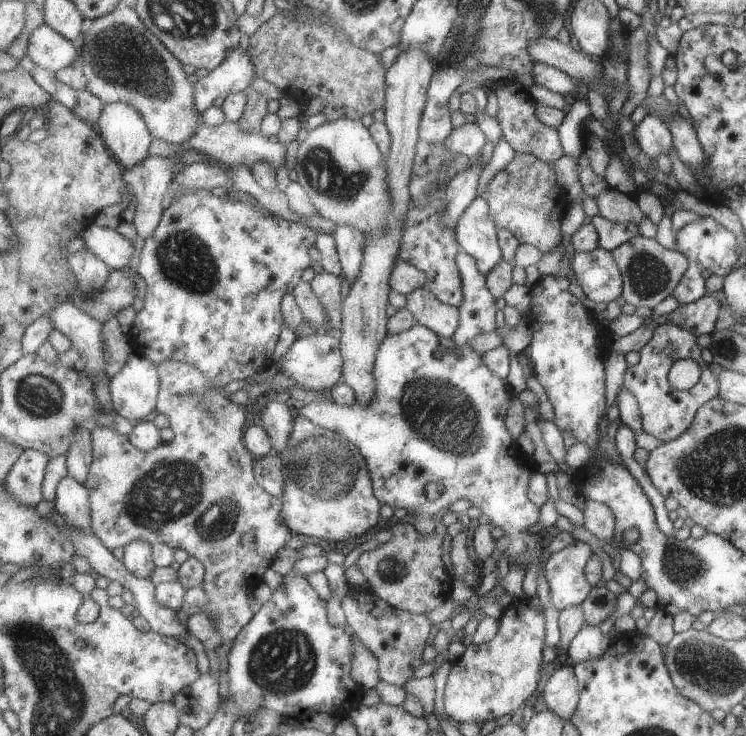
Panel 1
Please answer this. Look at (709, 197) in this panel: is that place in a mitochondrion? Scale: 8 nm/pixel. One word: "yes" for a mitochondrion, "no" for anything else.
no

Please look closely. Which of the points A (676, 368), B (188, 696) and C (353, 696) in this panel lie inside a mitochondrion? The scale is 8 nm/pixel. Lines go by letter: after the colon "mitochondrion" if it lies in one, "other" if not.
A: other
B: other
C: other

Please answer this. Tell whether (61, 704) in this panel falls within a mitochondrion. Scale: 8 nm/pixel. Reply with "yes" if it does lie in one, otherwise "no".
yes

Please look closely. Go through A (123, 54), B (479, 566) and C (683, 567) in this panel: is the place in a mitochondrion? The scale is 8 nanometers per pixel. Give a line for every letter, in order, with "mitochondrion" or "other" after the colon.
A: mitochondrion
B: other
C: mitochondrion

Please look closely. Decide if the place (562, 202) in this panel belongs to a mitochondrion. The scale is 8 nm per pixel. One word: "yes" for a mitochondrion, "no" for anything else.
no

